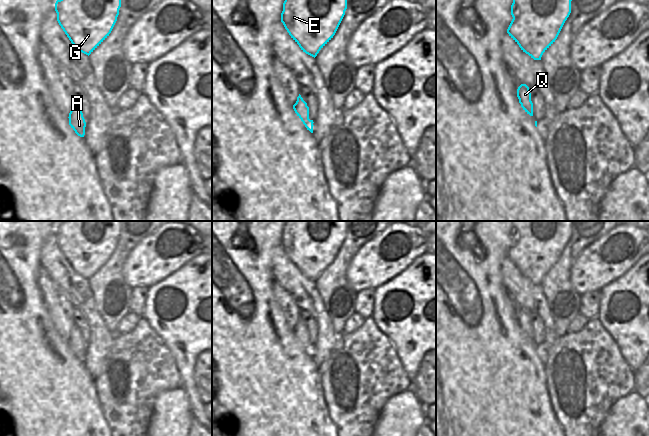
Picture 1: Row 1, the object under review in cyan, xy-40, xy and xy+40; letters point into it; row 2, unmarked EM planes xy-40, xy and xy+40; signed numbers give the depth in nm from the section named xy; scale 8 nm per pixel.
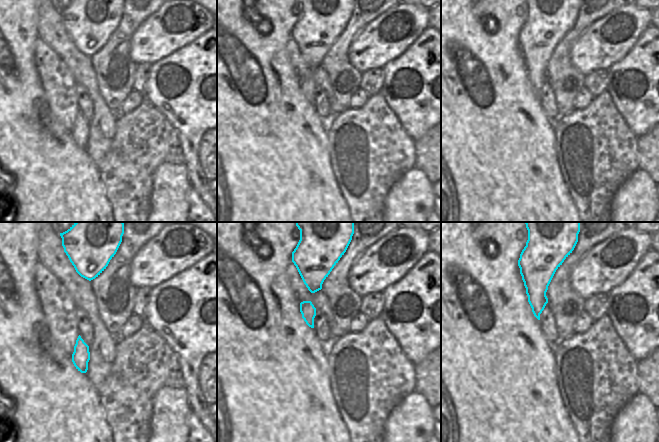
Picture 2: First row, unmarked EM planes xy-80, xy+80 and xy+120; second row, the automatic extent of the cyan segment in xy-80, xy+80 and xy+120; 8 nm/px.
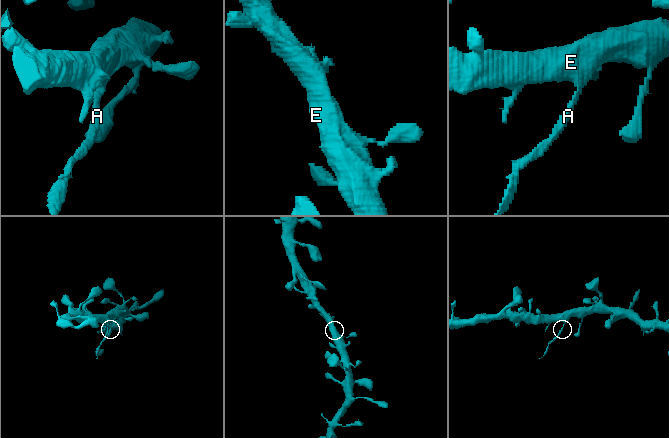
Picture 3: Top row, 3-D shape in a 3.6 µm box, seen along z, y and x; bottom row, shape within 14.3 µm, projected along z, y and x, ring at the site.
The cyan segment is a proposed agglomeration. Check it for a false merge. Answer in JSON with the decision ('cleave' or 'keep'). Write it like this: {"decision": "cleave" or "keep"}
{"decision": "cleave"}

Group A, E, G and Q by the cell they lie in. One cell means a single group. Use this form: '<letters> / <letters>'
A / E G Q

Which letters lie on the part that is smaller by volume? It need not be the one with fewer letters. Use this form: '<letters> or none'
A

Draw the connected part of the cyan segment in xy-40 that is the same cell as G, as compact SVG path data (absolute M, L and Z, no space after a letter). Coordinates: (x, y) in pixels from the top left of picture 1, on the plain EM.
M63 221L55 227L57 245L73 270L90 279L111 257L121 221Z

